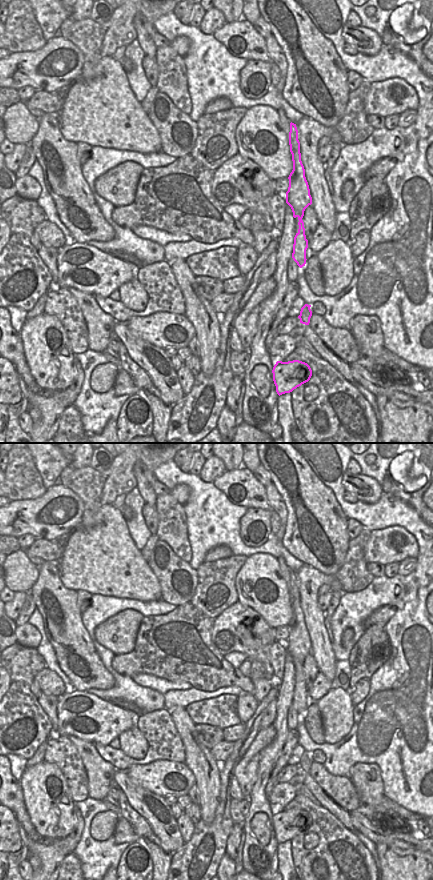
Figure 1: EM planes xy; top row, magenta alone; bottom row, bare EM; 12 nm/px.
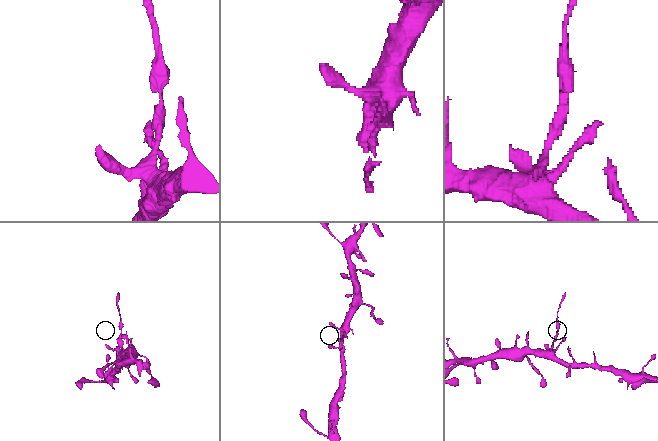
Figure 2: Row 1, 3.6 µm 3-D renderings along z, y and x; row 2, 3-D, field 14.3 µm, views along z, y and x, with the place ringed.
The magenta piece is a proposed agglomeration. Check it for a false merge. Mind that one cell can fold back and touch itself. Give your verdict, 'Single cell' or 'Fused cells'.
Fused cells.

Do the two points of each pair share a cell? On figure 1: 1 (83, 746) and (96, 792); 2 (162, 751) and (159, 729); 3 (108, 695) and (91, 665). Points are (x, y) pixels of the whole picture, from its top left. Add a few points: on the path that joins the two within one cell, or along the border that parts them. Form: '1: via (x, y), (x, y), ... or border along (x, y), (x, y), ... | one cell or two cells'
1: via (90, 757), (96, 768), (96, 781) | one cell
2: via (162, 746), (161, 734) | one cell
3: border along (116, 681), (110, 688), (86, 690) | two cells

